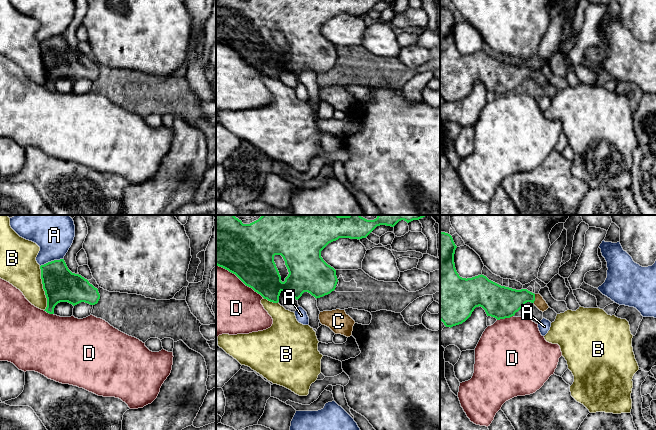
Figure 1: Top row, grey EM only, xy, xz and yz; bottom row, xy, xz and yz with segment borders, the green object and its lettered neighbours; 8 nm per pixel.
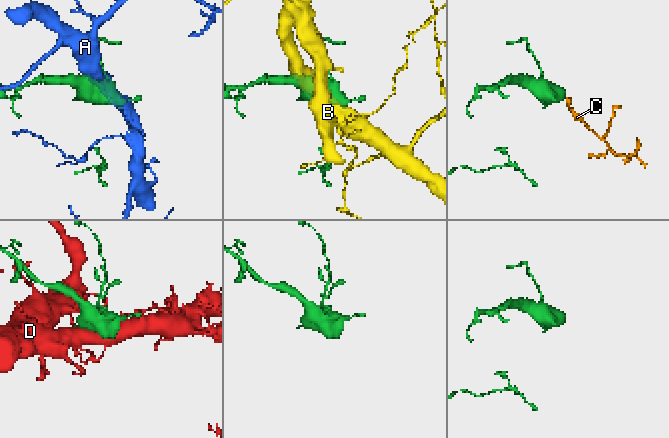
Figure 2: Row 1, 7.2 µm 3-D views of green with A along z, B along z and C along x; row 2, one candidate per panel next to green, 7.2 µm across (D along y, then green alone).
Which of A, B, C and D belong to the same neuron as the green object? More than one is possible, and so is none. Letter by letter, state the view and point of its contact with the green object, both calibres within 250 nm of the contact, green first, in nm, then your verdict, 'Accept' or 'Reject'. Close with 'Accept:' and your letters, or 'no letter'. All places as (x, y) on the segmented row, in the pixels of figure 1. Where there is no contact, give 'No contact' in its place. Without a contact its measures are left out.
A: Touches green at xy (51, 261). Thickness 280 nm (green) against 340 nm. Reject
B: Touches green at xy (43, 288). Thickness 280 nm (green) against 280 nm. Reject
C: Touches green at yz (534, 298). Thickness 240 nm (green) against 90 nm. Accept
D: Touches green at xz (240, 279). Thickness 440 nm (green) against 500 nm. Reject
Accept: C

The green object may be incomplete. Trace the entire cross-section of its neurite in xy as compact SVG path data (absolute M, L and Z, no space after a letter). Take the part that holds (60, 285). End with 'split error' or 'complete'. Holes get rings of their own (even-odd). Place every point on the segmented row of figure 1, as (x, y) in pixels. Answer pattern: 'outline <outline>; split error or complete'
outline M64 259L54 260L40 266L43 289L47 298L44 311L54 314L55 306L68 302L73 306L85 302L95 305L100 299L98 289L79 274L72 273Z; complete

